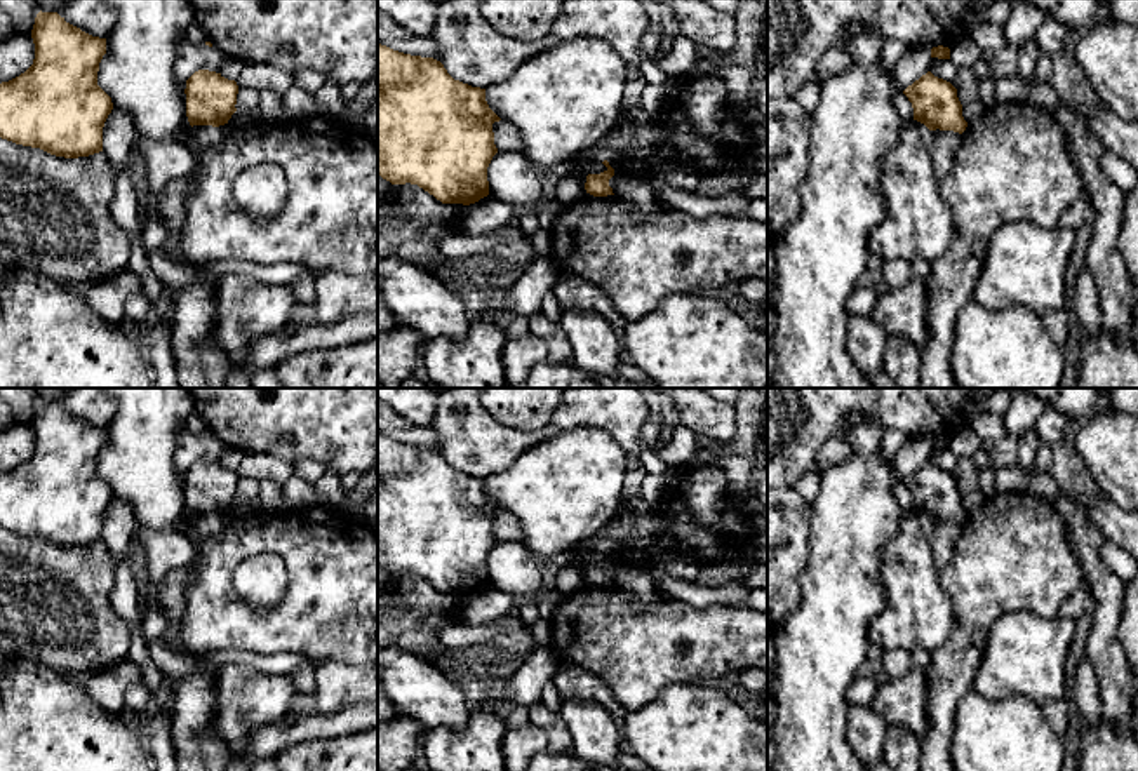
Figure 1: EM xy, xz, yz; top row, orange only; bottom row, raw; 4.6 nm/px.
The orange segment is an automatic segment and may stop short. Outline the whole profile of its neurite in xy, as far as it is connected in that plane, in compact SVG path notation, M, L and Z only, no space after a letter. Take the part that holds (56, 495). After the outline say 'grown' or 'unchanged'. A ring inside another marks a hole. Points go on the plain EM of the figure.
M42 400L31 428L33 454L0 473L0 527L64 548L103 541L103 517L113 499L97 475L106 428Z; unchanged

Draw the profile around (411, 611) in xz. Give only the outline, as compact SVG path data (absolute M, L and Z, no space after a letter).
M378 564L378 651L402 647L428 654L449 674L485 672L494 654L484 647L449 649L438 639L447 623L461 623L463 593L442 593L418 574L392 574Z

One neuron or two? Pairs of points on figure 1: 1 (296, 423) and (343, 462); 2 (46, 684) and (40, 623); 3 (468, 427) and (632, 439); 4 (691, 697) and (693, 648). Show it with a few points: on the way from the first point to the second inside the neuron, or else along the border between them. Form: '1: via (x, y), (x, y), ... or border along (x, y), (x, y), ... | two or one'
1: via (310, 423), (317, 423), (341, 448) | one
2: border along (18, 658), (28, 658), (73, 679) | two
3: via (508, 439), (536, 437), (568, 416), (592, 416) | one
4: border along (700, 681), (670, 683), (655, 698) | two

